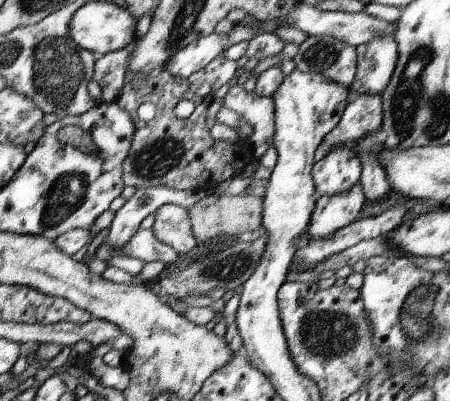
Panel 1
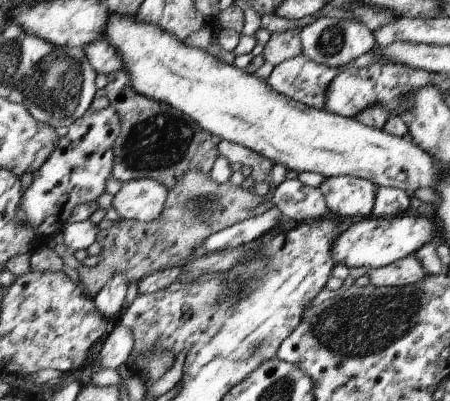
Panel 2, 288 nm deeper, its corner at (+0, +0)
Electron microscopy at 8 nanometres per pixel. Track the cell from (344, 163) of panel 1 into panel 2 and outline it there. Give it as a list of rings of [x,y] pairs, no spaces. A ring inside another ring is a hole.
[[[351,176],[323,178],[323,182],[317,186],[327,210],[331,210],[329,216],[333,218],[369,218],[377,188],[379,186],[365,178]]]

